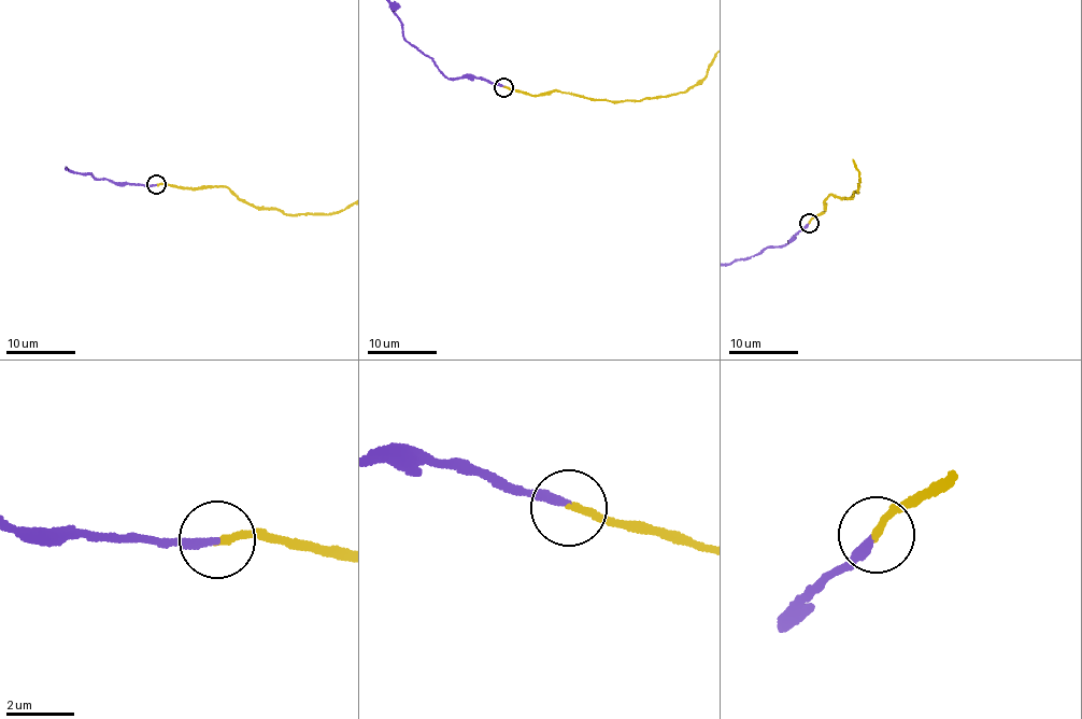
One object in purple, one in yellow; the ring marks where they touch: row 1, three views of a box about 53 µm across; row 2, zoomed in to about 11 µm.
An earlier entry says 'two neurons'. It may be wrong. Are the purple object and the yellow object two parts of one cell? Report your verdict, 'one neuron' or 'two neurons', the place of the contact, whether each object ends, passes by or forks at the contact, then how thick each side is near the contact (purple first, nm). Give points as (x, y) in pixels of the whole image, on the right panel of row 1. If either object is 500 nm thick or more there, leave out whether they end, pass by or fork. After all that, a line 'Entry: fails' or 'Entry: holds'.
one neuron | (809, 223) | purple ends | yellow ends | 220/220 nm
Entry: fails

